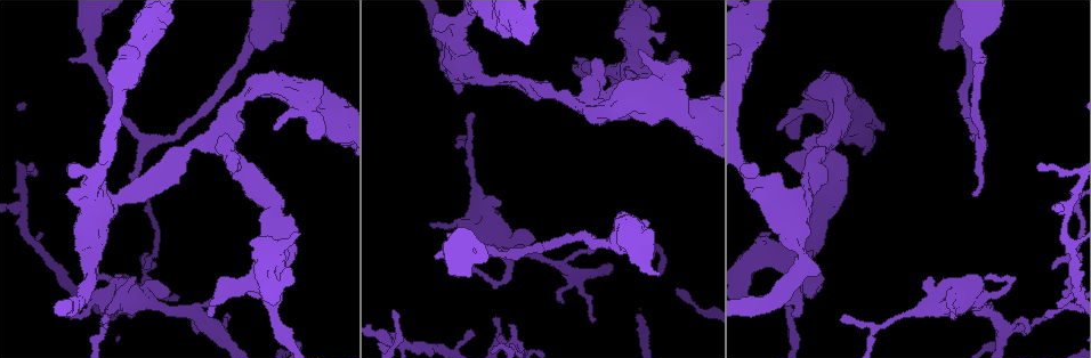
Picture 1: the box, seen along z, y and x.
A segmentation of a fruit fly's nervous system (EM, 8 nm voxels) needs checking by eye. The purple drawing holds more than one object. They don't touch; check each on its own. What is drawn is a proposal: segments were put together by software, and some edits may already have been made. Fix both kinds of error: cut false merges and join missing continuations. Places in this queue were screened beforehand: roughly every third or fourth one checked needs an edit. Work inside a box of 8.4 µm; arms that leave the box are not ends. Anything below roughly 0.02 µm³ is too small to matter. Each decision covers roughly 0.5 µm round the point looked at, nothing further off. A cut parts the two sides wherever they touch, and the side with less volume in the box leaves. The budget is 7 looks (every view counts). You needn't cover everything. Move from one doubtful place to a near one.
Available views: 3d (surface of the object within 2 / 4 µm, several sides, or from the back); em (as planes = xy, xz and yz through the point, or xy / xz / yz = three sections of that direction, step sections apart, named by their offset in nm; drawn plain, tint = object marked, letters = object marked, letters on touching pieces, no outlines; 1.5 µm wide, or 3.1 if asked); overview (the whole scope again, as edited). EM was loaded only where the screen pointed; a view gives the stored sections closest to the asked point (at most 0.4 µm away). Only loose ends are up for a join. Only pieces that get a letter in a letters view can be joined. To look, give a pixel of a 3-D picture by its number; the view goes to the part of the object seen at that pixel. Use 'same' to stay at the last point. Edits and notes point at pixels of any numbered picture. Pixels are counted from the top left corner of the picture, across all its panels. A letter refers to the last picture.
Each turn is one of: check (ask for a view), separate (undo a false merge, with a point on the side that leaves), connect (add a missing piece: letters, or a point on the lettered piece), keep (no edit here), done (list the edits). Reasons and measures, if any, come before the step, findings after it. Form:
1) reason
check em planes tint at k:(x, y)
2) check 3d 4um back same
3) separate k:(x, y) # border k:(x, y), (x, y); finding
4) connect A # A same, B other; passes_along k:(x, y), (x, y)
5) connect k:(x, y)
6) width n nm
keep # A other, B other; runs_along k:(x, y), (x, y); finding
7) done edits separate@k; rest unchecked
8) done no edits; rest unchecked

thin end
check 3d 4um at 1:(974, 193)

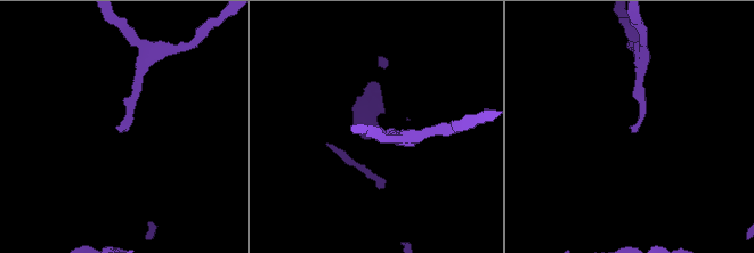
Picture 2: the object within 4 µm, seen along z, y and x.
check em planes plain at 2:(117, 129)

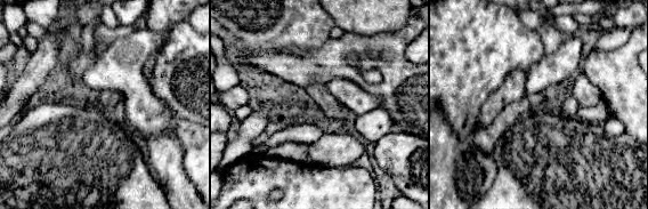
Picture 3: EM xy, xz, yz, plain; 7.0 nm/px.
see the neighbours
check em planes letters same

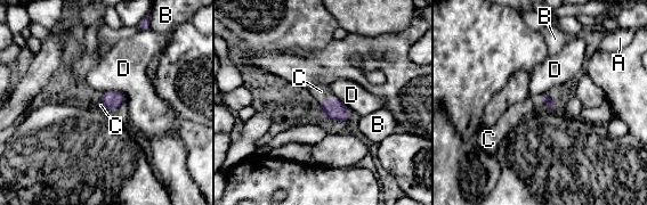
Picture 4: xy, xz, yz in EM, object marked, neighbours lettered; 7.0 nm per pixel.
connect C # A other, B other, C same, D other; passes_along 4:(543, 97), (542, 100), (516, 113); it goes on there

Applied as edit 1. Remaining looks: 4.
branch stops here
check 3d 2um at 1:(699, 104)

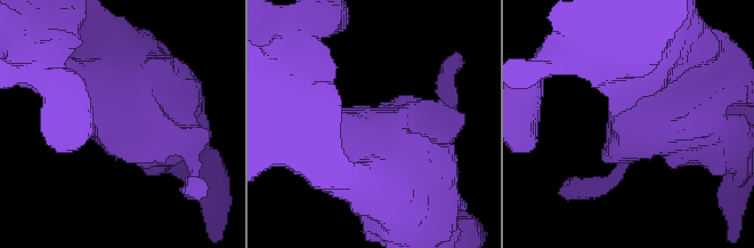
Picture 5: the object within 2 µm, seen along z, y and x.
need the tissue
check em planes letters at 5:(116, 157)

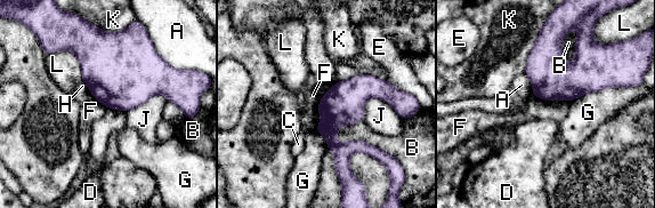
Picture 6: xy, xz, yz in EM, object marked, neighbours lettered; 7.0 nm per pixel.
keep # A other, B other, C other, D other, E other, F other, G other, H other, J other, K other, L other; border 6:(326, 92), (315, 129); no lettered piece goes on from it

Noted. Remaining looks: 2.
free end
check 3d 4um at 1:(614, 36)

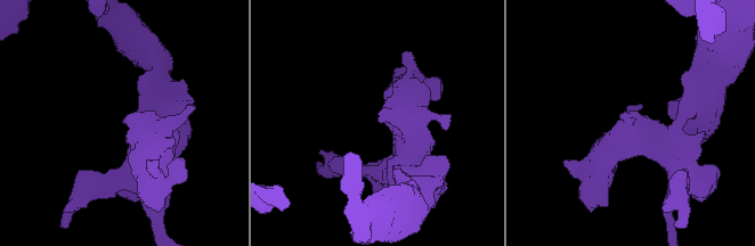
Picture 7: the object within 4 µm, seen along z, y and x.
check em planes letters at 7:(124, 123)

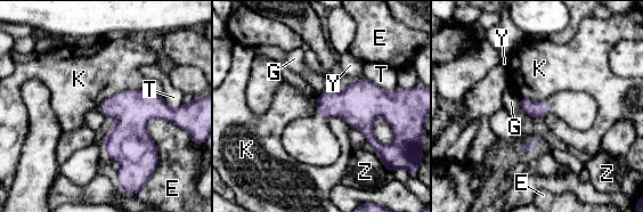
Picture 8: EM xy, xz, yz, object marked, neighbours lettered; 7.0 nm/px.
keep # E other, G other, K other, T other, Y other, Z other; border 8:(140, 89), (121, 90), (97, 107); no lettered piece goes on from it

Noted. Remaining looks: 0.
done edits connect@4; rest unchecked

